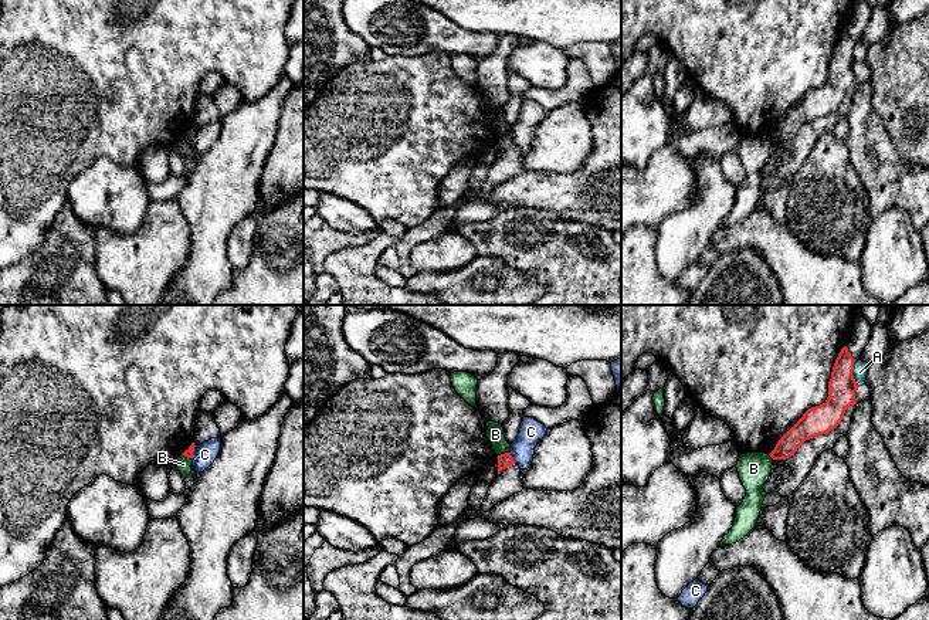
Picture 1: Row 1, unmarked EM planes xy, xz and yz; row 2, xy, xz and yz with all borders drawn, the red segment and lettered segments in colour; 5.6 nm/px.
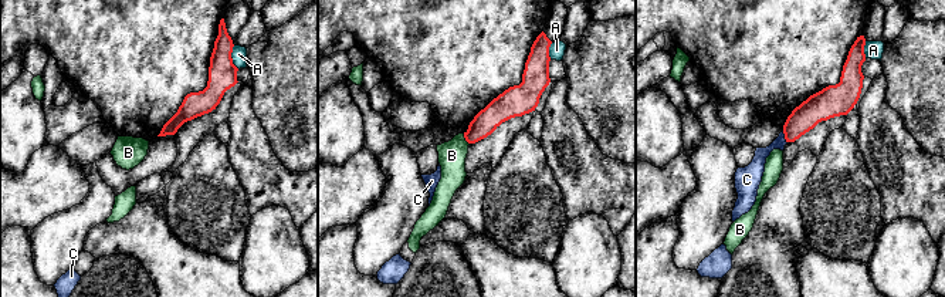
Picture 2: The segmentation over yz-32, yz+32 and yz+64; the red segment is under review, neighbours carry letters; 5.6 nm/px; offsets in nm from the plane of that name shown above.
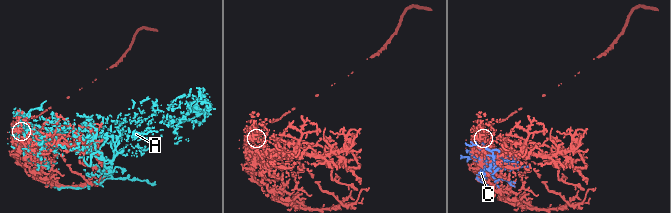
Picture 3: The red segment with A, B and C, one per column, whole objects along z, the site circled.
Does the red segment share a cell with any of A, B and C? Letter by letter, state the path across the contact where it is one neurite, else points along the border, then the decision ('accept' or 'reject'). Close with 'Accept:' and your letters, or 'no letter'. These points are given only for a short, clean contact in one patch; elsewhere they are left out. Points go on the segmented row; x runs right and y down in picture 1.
A: reject
B: along xz (508, 451), (498, 456) | reject
C: reject
Accept: no letter

